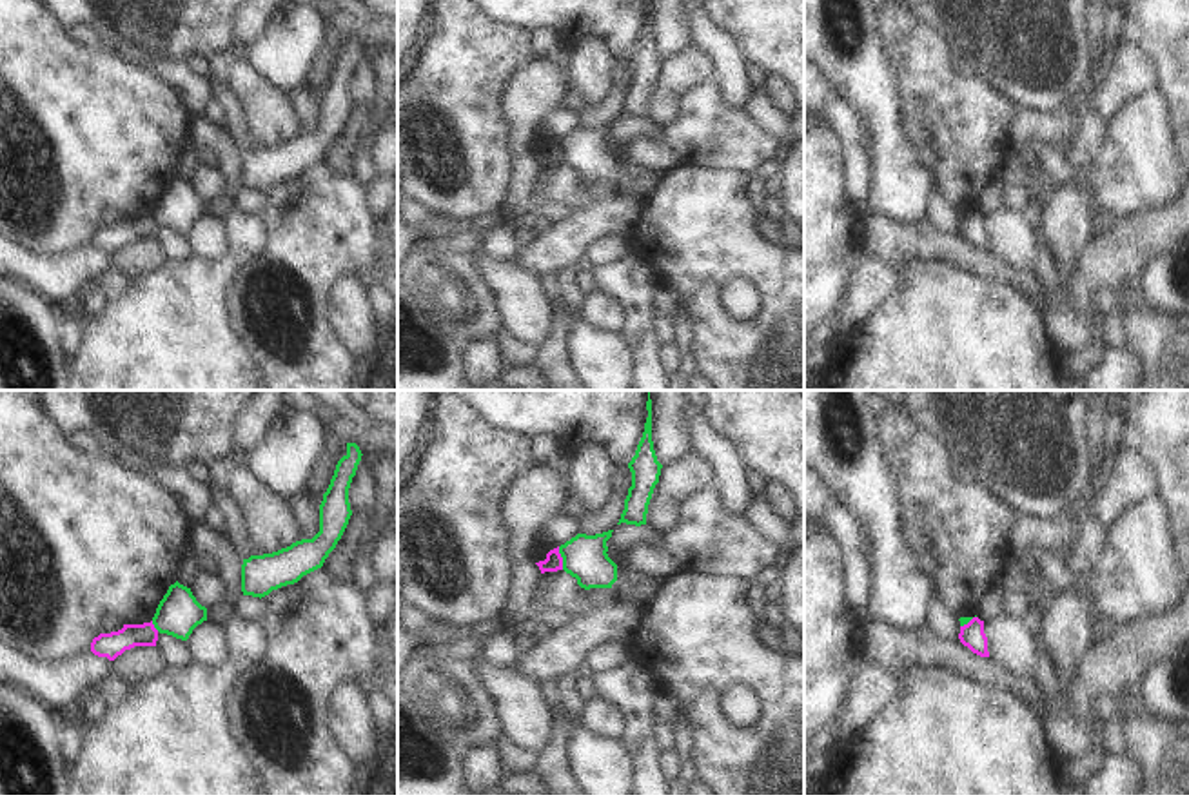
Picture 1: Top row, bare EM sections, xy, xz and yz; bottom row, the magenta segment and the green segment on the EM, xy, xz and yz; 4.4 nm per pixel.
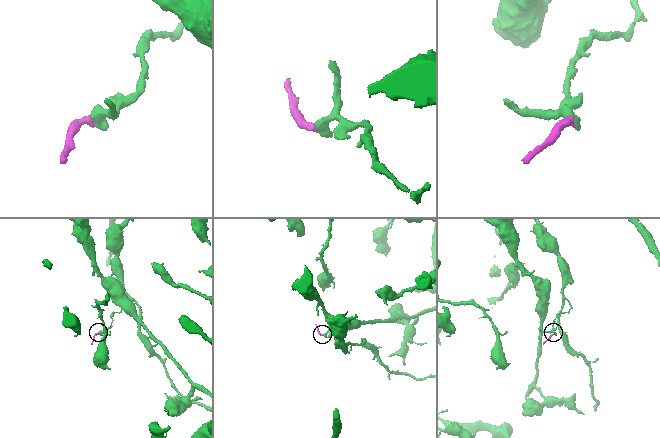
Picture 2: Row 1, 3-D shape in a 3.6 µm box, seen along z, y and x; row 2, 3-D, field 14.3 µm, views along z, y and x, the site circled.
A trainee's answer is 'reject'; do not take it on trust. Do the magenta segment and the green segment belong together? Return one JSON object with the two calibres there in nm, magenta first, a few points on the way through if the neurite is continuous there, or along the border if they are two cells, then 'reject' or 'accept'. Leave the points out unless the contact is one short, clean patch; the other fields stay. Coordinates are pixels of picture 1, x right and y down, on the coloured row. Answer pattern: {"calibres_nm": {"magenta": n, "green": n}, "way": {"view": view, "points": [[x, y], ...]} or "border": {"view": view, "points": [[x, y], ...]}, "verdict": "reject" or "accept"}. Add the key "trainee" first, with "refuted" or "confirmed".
{"trainee": "confirmed", "calibres_nm": {"magenta": 80, "green": 200}, "border": {"view": "xz", "points": [[558, 547], [563, 569]]}, "verdict": "reject"}

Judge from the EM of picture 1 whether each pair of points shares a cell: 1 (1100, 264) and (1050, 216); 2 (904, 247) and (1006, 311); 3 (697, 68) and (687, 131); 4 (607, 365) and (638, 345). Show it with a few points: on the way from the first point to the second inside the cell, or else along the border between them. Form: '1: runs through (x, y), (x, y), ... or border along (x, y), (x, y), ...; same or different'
1: border along (1097, 233), (1075, 273), (1064, 284); different
2: border along (895, 267), (912, 260), (946, 260), (966, 271); different
3: border along (710, 77), (692, 86), (681, 97), (670, 122); different
4: border along (616, 333), (630, 351), (632, 371); different

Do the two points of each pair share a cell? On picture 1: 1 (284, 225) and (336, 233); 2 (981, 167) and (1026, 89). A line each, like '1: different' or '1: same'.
1: same
2: different

